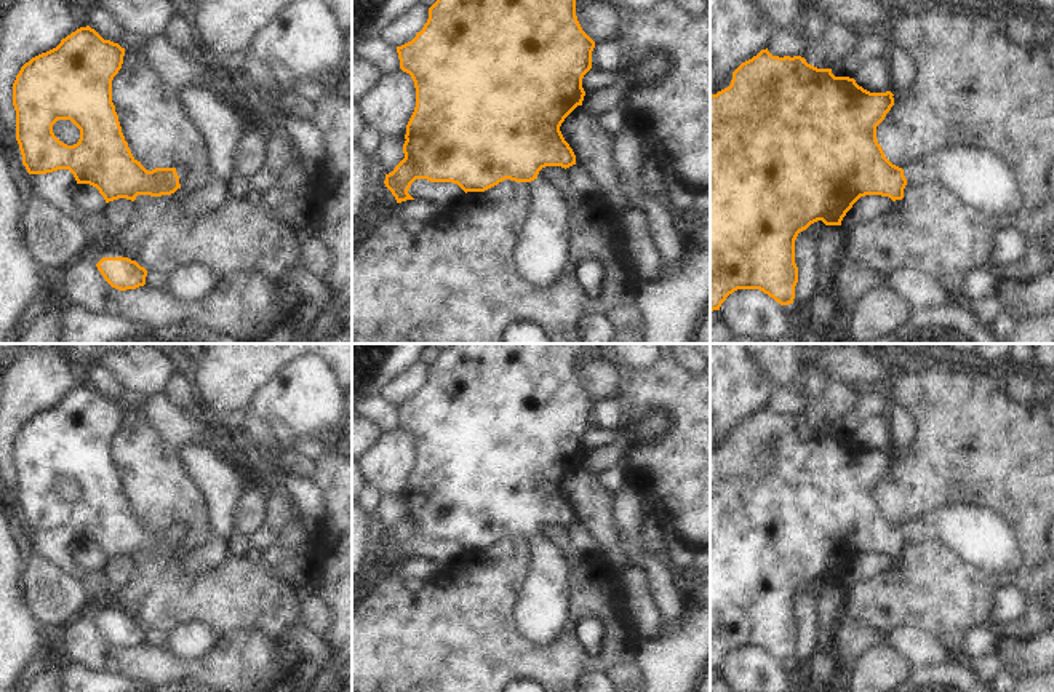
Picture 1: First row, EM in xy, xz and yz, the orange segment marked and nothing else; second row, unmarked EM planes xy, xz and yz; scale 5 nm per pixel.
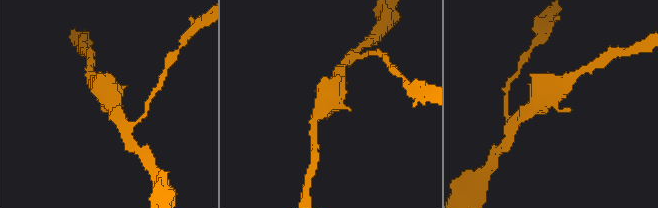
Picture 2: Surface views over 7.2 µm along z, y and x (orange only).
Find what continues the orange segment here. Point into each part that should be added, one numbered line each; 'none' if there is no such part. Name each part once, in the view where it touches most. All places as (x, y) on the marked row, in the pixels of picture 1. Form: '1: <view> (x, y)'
1: yz (981, 178).

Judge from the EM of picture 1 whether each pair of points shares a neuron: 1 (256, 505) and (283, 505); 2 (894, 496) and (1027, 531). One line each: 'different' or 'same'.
1: different
2: same

